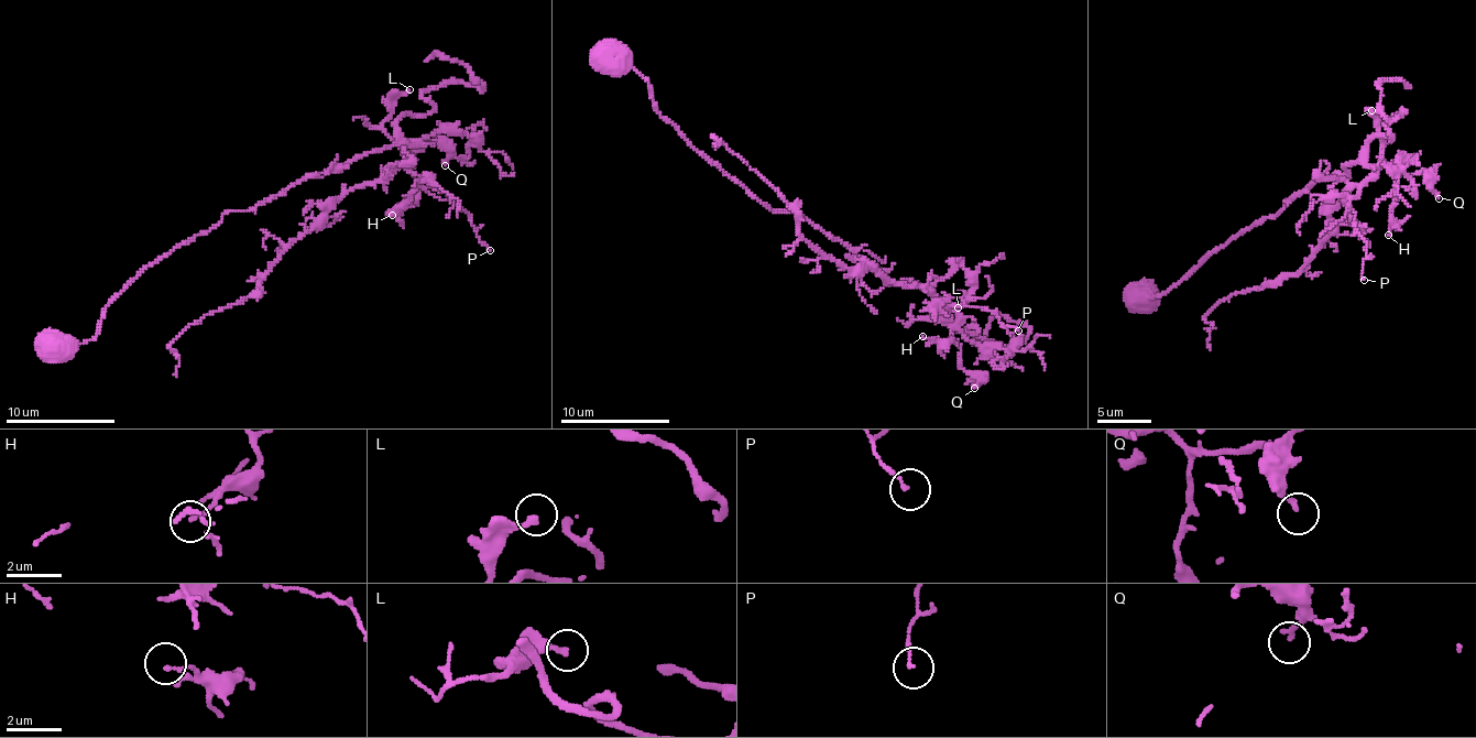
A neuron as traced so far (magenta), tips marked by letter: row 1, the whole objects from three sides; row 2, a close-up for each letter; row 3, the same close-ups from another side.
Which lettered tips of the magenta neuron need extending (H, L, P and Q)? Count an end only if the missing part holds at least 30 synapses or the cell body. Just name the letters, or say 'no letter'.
no letter

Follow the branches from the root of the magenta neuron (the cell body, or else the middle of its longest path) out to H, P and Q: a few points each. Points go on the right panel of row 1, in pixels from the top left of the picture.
H: (1144, 296), (1168, 292), (1290, 197), (1337, 180), (1355, 162), (1385, 164), (1396, 178), (1388, 235)
P: (1144, 296), (1168, 292), (1290, 197), (1337, 180), (1355, 162), (1380, 166), (1351, 202), (1366, 245), (1364, 280)
Q: (1144, 296), (1168, 292), (1290, 197), (1337, 180), (1355, 162), (1427, 172), (1439, 198)

